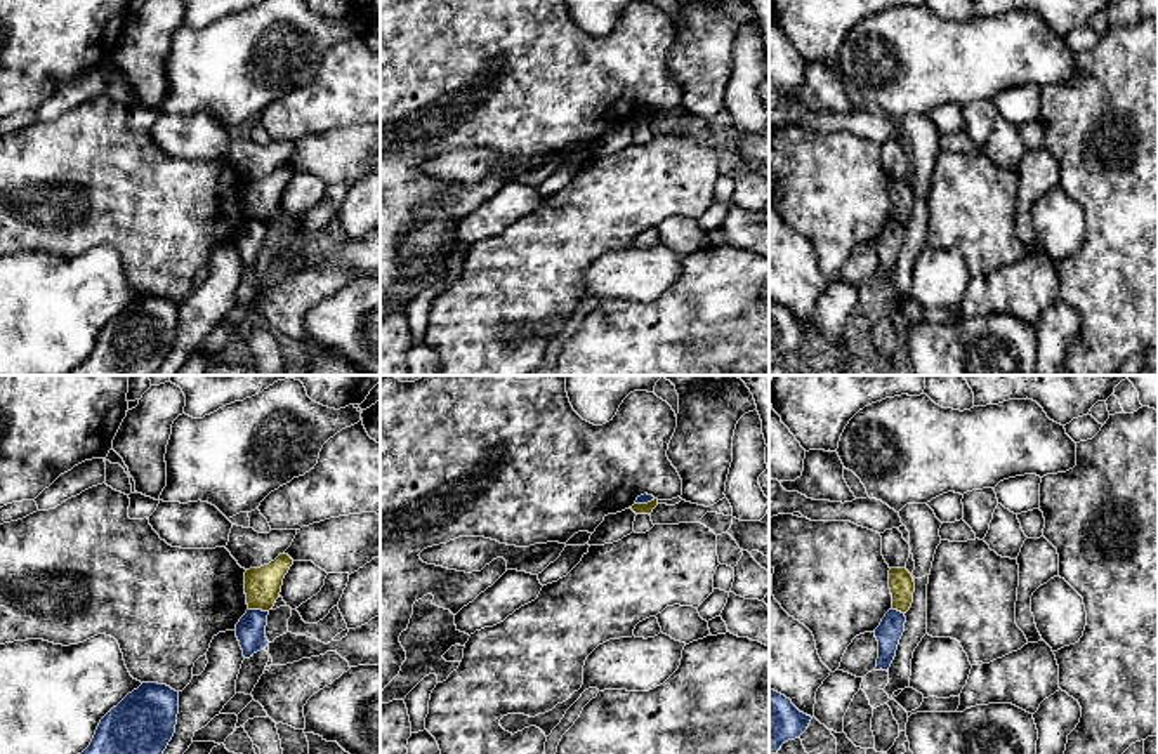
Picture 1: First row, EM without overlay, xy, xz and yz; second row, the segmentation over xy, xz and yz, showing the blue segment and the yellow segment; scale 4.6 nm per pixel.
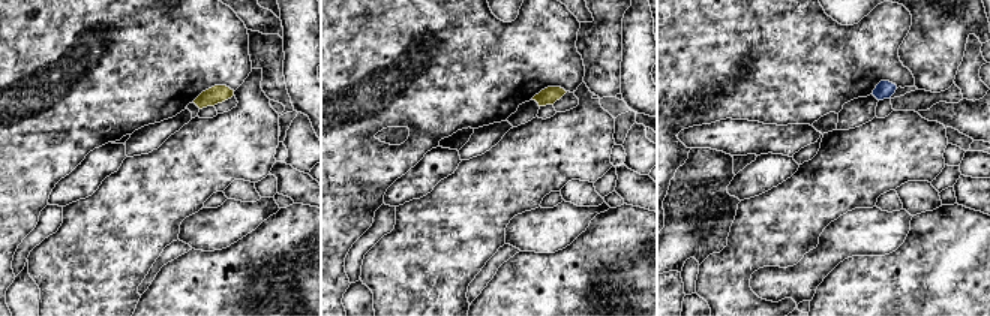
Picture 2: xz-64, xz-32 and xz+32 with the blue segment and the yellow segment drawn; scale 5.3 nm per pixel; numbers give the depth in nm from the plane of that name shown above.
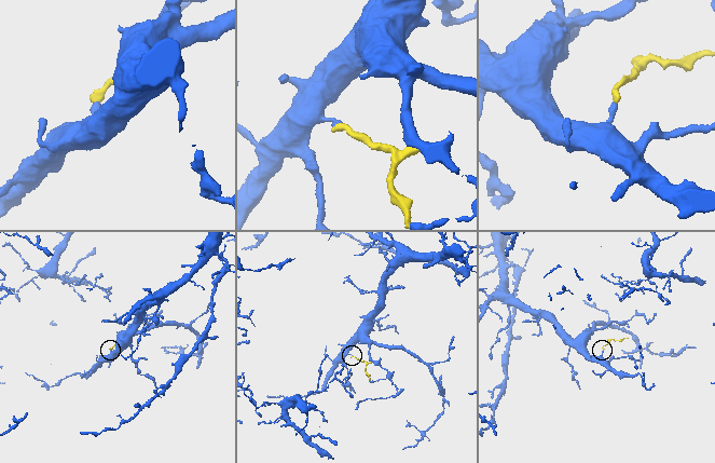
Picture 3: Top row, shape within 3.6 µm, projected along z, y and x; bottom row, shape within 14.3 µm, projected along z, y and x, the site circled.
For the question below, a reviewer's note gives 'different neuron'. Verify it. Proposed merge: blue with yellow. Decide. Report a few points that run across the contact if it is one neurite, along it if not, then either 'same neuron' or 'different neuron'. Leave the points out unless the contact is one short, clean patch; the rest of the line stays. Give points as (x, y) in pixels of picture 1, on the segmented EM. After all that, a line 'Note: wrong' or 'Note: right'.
line xy (249, 608), (268, 612); different neuron
Note: right

